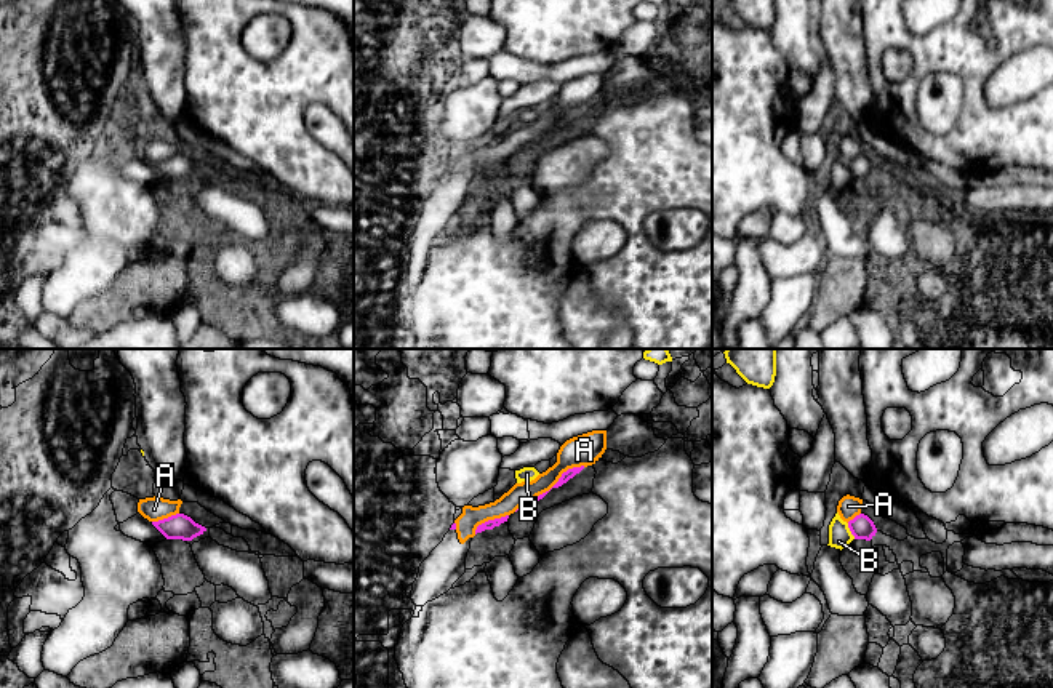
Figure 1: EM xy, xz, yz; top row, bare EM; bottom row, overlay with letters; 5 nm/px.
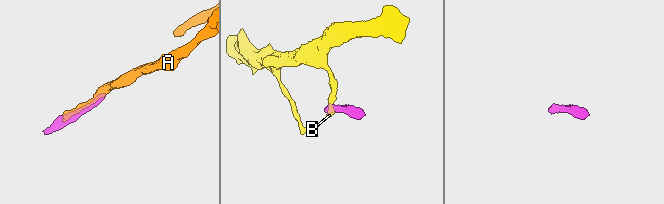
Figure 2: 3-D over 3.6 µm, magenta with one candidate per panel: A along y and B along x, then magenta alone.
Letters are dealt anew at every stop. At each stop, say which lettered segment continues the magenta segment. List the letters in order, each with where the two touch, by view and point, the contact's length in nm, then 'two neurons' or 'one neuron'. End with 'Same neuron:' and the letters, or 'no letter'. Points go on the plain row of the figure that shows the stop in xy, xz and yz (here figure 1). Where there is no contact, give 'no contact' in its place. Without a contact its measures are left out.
A: xz (551, 130) | 420 nm | two neurons
B: yz (850, 172) | 90 nm | two neurons
Same neuron: no letter

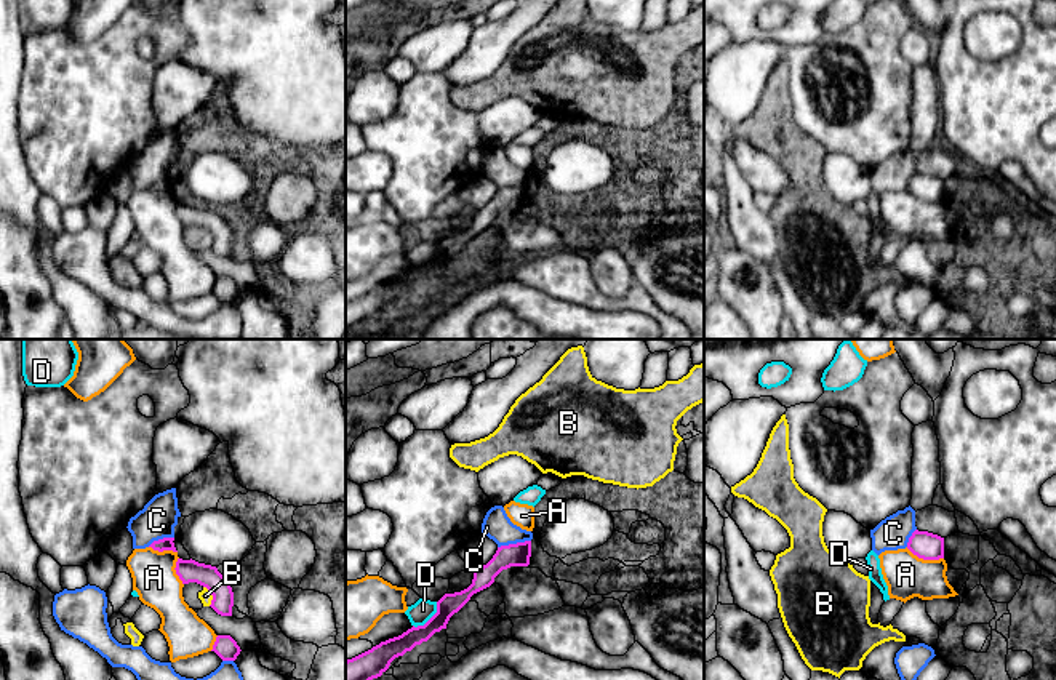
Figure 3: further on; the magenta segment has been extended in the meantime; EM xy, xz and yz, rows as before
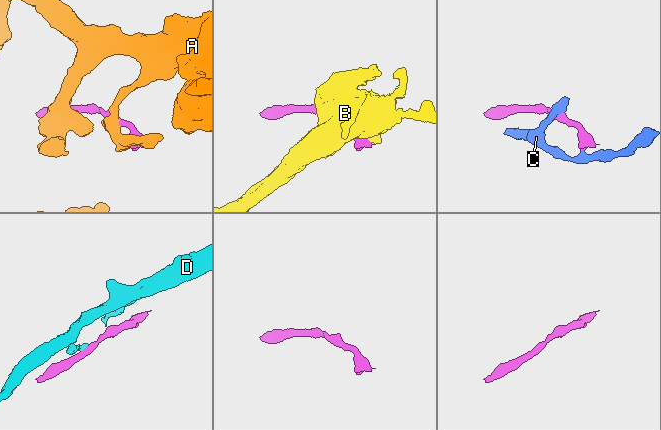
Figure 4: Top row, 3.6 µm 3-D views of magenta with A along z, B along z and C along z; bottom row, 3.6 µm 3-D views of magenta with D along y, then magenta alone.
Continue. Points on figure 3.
A: yz (925, 200) | 200 nm | two neurons
B: xy (212, 236) | 110 nm | two neurons
C: xz (514, 186) | 170 nm | two neurons
D: xz (431, 260) | 180 nm | two neurons
Same neuron: no letter

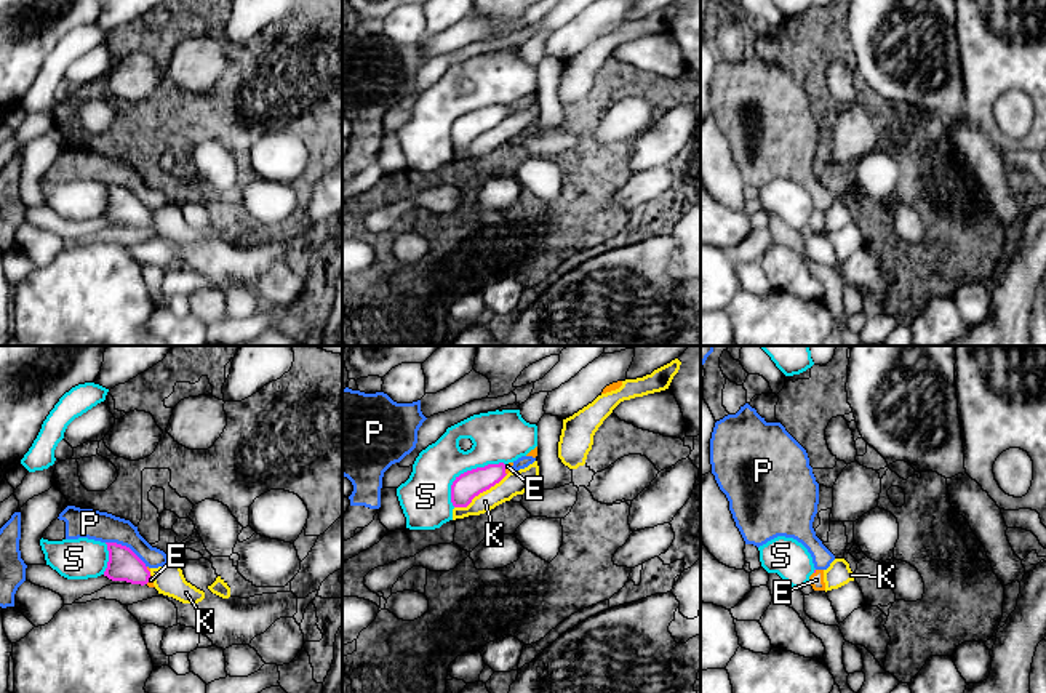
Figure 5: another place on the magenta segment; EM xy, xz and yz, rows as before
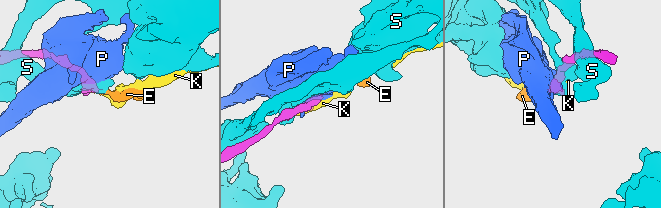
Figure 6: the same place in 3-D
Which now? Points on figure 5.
E: xz (504, 111) | 60 nm | one neuron
K: xz (480, 133) | 320 nm | two neurons
P: xy (125, 188) | 240 nm | two neurons
S: xz (467, 112) | 340 nm | two neurons
Same neuron: E

